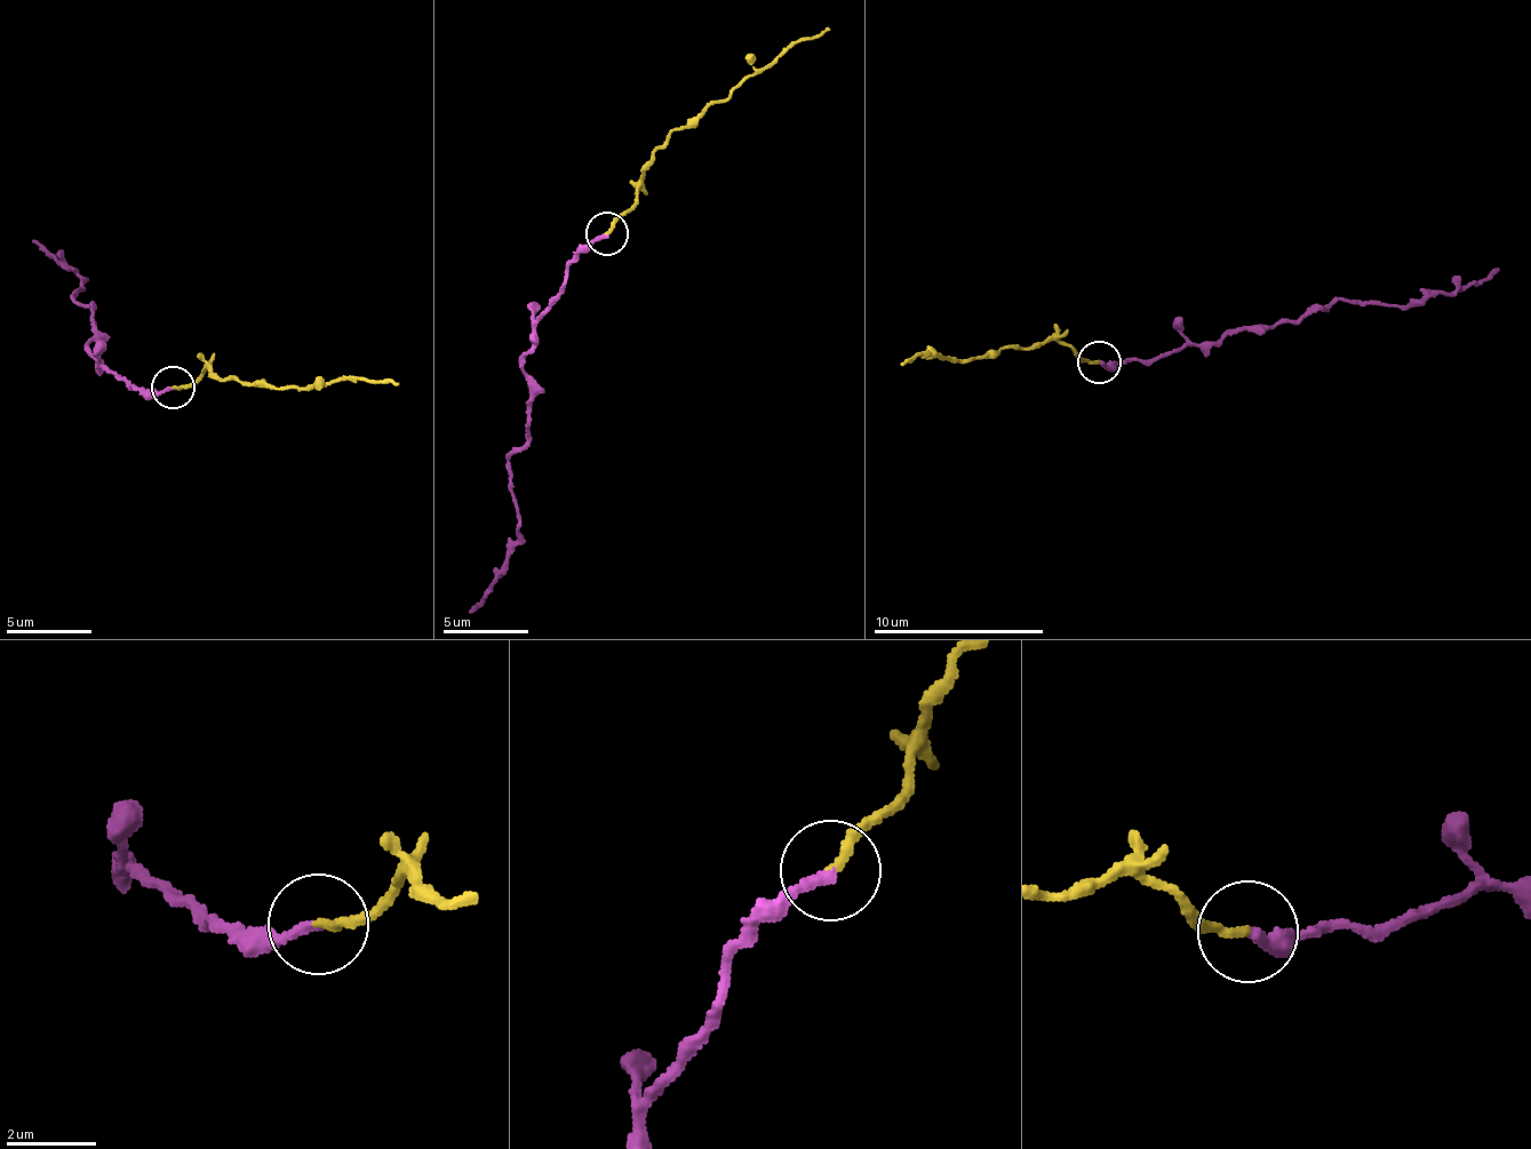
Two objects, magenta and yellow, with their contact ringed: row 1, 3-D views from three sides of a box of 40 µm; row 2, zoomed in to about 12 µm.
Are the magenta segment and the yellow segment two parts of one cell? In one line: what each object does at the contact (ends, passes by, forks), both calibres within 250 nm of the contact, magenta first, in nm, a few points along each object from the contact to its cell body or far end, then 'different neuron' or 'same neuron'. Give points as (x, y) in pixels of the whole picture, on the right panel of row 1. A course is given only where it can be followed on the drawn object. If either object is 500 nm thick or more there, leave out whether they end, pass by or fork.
magenta ends | yellow ends | 240/200 nm | magenta via (1100, 360), (1159, 360), (1189, 346), (1214, 346), (1227, 330), (1300, 324), (1342, 302), (1466, 292), (1499, 269) | yellow via (1100, 360), (1083, 360), (1053, 340), (956, 364), (923, 353), (902, 366) | different neuron

